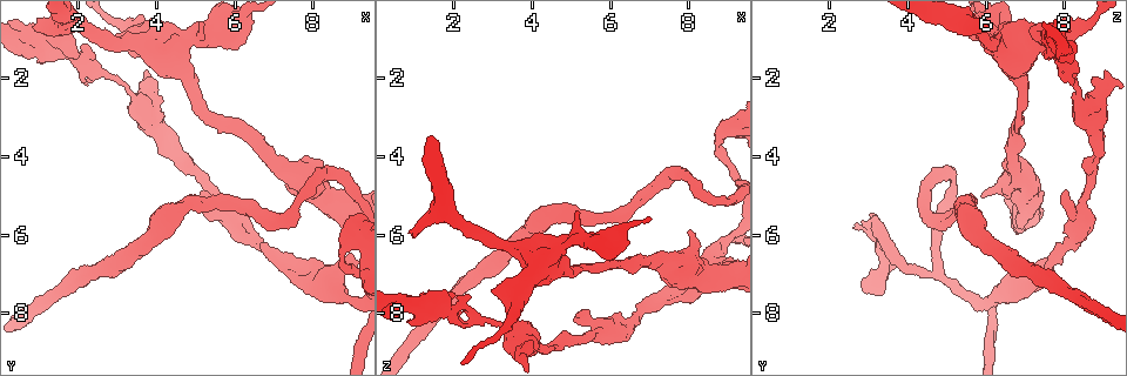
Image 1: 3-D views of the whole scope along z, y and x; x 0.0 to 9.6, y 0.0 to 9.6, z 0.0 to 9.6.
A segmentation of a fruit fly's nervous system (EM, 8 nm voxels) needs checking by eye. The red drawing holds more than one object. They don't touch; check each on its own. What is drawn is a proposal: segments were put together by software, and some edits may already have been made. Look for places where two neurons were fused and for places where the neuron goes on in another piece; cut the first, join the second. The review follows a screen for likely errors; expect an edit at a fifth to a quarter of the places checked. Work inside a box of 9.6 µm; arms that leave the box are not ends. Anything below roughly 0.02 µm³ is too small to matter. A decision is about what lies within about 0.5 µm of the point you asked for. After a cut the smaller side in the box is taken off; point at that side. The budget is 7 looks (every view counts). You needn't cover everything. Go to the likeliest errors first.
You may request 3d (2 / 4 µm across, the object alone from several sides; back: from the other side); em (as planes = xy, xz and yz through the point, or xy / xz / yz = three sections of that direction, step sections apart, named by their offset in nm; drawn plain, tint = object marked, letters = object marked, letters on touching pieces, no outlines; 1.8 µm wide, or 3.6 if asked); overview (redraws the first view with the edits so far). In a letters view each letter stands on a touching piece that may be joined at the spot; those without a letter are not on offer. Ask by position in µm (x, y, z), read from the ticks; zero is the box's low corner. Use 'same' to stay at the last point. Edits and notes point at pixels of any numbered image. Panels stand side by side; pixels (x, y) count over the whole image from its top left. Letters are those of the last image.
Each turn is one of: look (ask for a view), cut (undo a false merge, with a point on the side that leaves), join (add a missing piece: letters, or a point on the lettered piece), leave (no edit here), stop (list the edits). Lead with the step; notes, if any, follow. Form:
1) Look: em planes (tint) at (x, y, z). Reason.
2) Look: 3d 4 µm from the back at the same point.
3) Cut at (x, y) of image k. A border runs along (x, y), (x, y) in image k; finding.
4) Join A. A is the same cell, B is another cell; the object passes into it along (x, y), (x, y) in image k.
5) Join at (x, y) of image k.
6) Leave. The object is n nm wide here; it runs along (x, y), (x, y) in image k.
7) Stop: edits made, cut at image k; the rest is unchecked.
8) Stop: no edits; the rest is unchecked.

Look: 3d 4 µm at (6.45, 6.05, 8.40). Calibre changes.

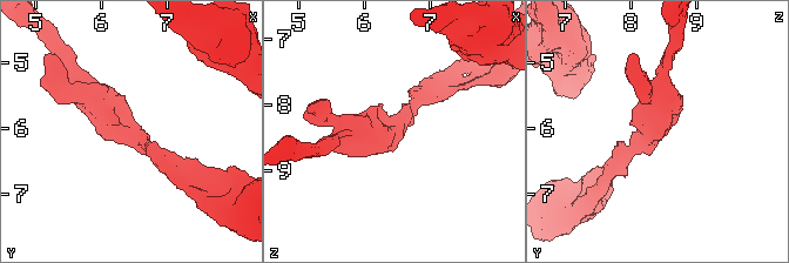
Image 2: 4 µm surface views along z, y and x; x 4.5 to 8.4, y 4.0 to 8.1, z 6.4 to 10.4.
Look: em 3.6 µm xz step 4 (tint) at (6.40, 6.10, 8.35). The arms are 220, 460 nm wide; now the EM.

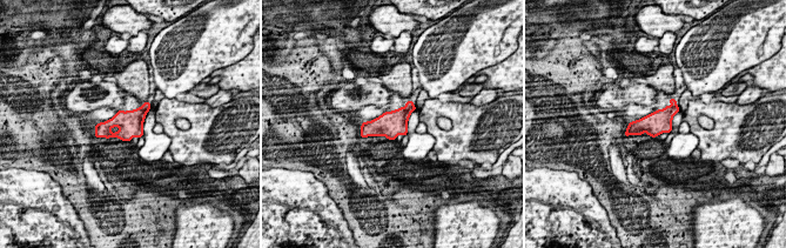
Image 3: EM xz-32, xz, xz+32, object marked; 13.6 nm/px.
Look: em 3.6 µm planes (letters) at the same point. Another direction.

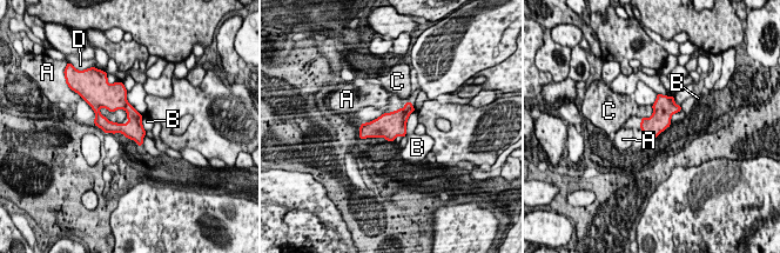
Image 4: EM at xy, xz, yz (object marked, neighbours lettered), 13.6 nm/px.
Leave. A, B, C and D are other cells; a border runs along (415, 110), (407, 121), (405, 134) in image 4; continuous, no second neuron.

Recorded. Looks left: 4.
Look: em xy step 16 (tint) at (9.10, 6.10, 3.30).

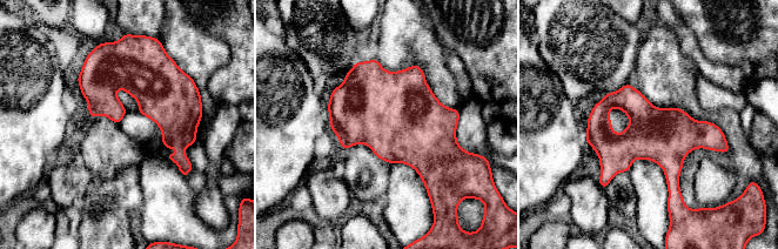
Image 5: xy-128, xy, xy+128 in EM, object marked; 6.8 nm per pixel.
Look: em planes (letters) at the same point. Another direction.

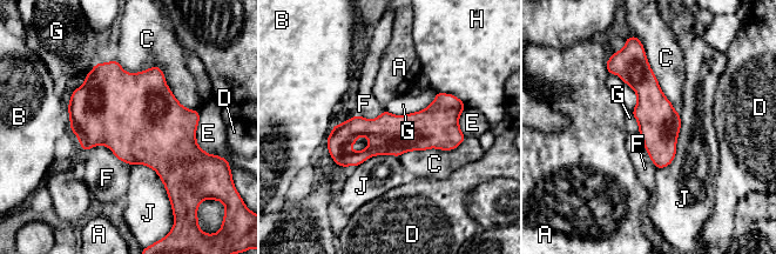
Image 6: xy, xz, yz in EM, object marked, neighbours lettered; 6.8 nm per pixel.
Leave. A, B, C, D, E, F, G, H and J are other cells; a border runs along (437, 92), (416, 112), (385, 111) in image 6; one neuron here.

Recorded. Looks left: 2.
Look: 3d 4 µm at (8.05, 4.95, 5.85). Branch stops here.

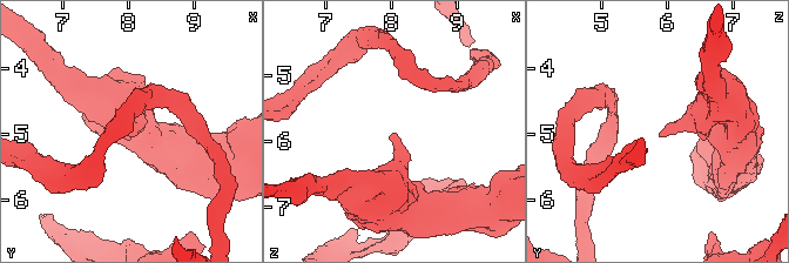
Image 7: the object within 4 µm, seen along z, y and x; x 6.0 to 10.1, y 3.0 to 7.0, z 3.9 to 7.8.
Look: em 3.6 µm planes (letters) at (8.05, 5.05, 5.90).

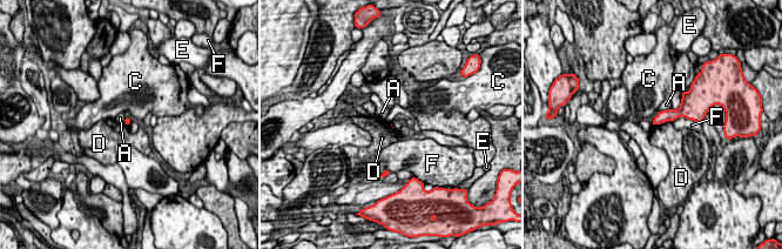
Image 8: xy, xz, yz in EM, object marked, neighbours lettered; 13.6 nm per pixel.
Leave. The longest contact is with F, 320 nm; A, C, D, E and F are other cells; no lettered piece goes on from it.

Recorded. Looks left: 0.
Stop: no edits; the rest is unchecked.

